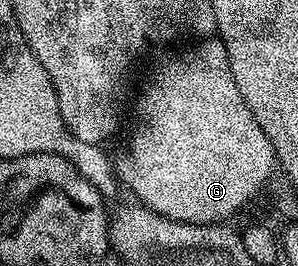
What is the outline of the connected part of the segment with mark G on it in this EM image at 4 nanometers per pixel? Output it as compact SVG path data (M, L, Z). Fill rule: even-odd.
M207 38L205 40L197 41L193 46L187 47L190 48L187 52L182 52L178 56L178 64L174 60L170 60L167 64L162 64L158 69L155 70L154 73L150 76L150 81L147 82L146 85L142 88L142 93L138 96L138 101L133 101L132 104L132 112L134 108L134 129L130 132L130 137L126 140L126 149L123 150L119 156L116 156L114 160L114 168L118 172L118 178L123 189L126 188L131 192L133 199L137 201L137 203L150 208L156 214L160 214L161 216L166 216L170 220L179 220L180 222L184 222L185 224L220 224L226 221L229 221L229 216L234 216L238 211L241 210L242 207L245 206L246 203L249 202L250 199L253 198L254 195L258 193L258 195L265 189L265 186L269 183L271 176L276 168L276 161L274 158L274 151L272 150L272 142L268 140L268 136L264 133L264 130L261 129L260 124L256 122L256 118L252 118L252 110L248 110L248 102L244 102L244 98L240 94L239 88L236 86L236 78L232 78L232 66L228 66L228 50L224 50L224 46L222 45L221 40L217 38Z

